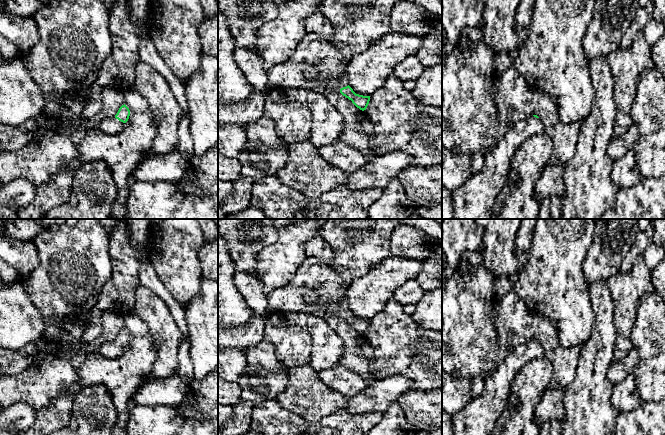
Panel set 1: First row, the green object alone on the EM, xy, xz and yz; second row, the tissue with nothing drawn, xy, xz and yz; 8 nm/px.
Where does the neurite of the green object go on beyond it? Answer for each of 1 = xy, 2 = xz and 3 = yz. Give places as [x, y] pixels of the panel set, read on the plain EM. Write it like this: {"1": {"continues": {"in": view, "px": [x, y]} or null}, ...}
{"1": {"continues": {"in": "xy", "px": [111, 349]}}, "2": {"continues": {"in": "xz", "px": [334, 308]}}, "3": {"continues": {"in": "yz", "px": [479, 416]}}}

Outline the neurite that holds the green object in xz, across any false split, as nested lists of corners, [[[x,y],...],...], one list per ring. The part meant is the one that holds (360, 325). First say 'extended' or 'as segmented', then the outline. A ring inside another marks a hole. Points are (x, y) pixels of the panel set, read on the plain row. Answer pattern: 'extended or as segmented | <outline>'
extended | [[[346,295],[338,302],[330,302],[326,306],[326,311],[333,316],[340,316],[343,320],[352,325],[352,327],[360,334],[366,334],[370,320],[356,318],[348,308],[348,300]]]

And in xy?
extended | [[[122,329],[114,341],[108,341],[100,346],[100,353],[107,358],[115,359],[120,357],[130,340],[129,332]]]

